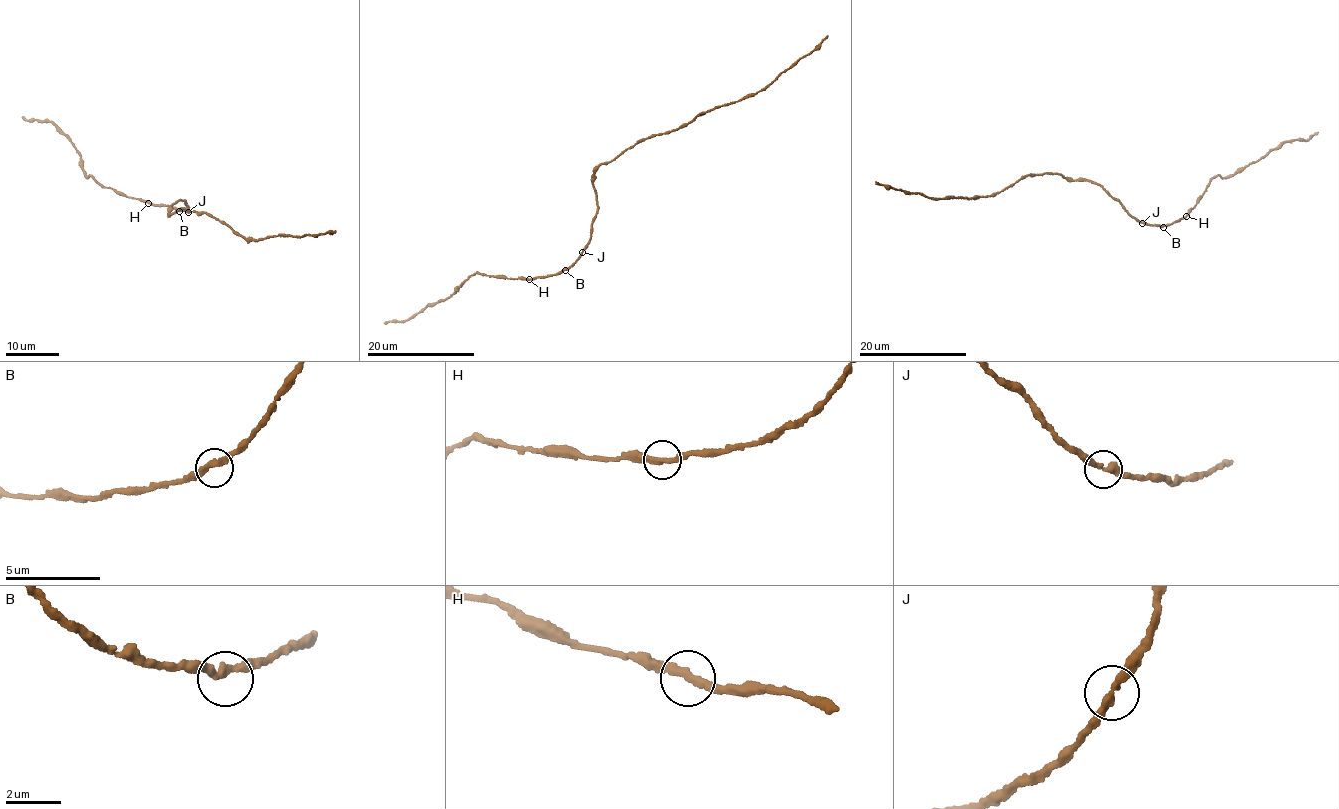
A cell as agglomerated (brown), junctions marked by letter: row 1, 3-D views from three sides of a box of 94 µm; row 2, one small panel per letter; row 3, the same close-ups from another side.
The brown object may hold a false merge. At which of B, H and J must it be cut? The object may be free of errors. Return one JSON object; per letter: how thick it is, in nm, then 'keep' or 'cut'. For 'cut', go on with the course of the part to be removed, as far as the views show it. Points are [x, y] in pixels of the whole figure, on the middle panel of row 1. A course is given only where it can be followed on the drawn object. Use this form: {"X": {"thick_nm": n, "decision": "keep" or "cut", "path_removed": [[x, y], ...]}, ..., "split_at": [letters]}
{"B": {"thick_nm": 320, "decision": "keep"}, "H": {"thick_nm": 320, "decision": "keep"}, "J": {"thick_nm": 320, "decision": "keep"}, "split_at": []}

